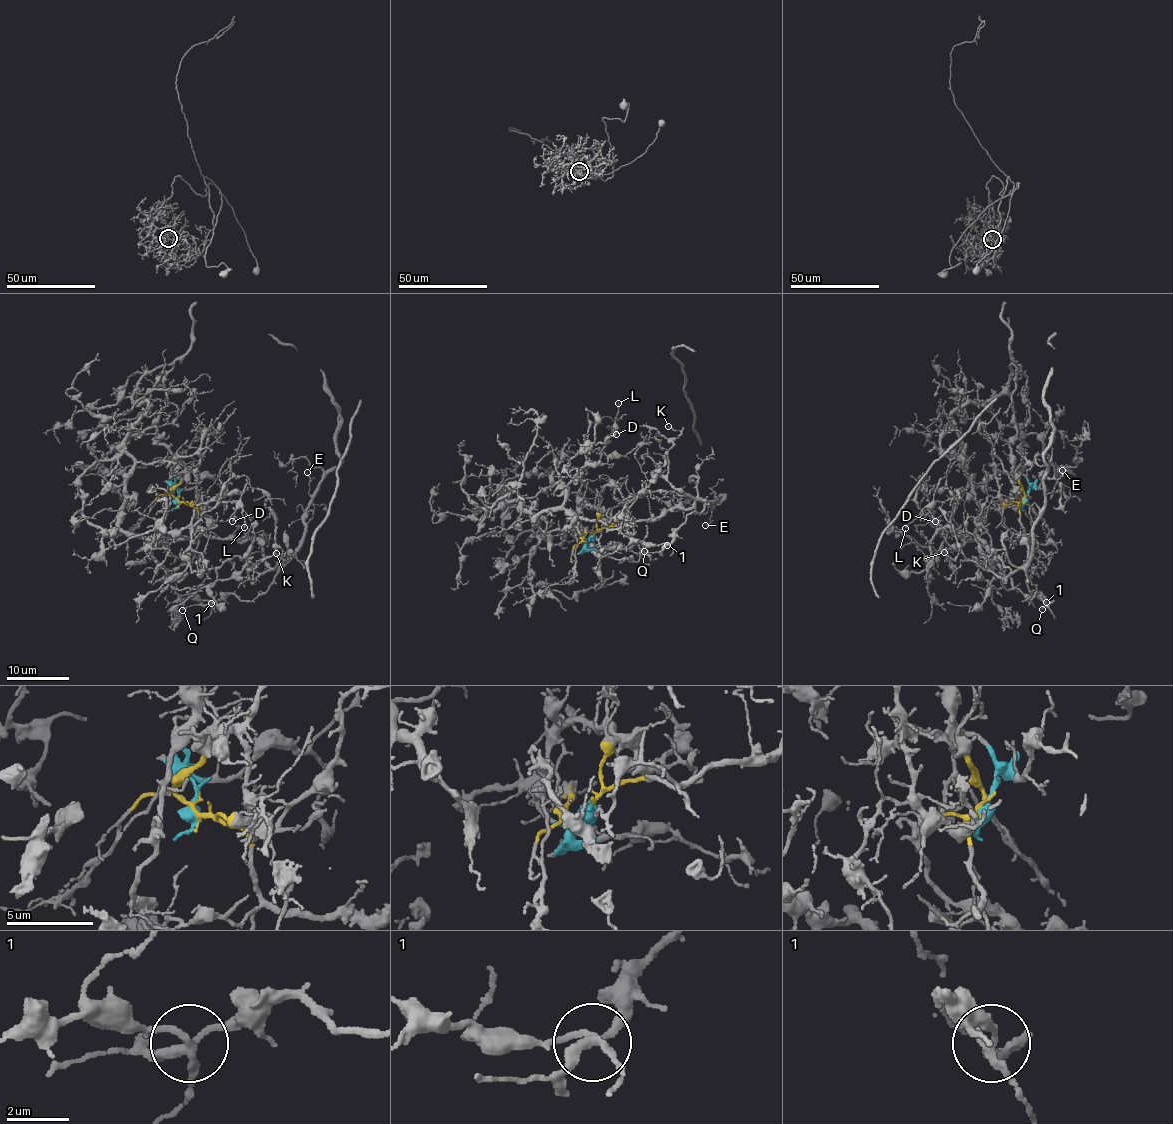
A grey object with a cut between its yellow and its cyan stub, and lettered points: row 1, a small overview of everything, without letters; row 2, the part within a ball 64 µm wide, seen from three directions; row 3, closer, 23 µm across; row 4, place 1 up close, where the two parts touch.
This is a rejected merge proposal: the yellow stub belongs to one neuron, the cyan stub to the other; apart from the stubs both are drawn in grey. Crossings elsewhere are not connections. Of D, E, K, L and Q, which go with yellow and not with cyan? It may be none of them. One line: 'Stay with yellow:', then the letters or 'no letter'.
Stay with yellow: E, K, Q

